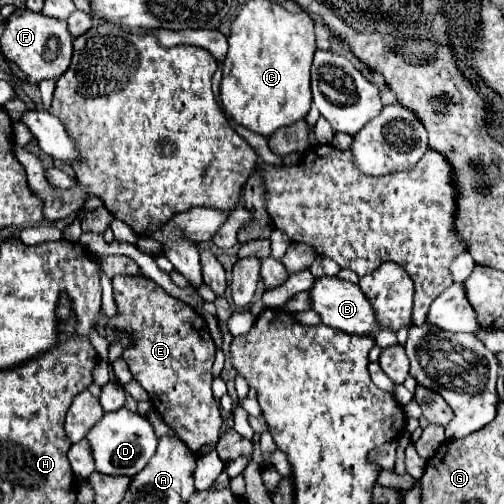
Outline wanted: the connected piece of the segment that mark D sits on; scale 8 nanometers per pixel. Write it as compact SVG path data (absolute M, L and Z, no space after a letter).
M120 408L118 412L104 412L102 420L98 420L98 424L94 424L94 428L90 428L90 432L86 434L86 440L90 444L96 470L100 474L110 476L138 474L150 462L158 446L158 438L154 434L152 424L144 416L126 408Z

